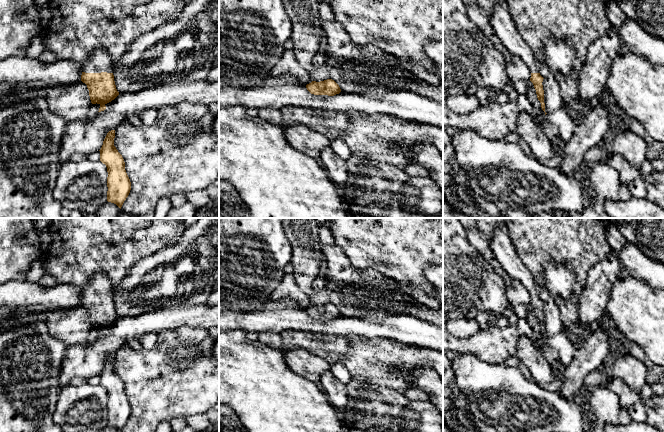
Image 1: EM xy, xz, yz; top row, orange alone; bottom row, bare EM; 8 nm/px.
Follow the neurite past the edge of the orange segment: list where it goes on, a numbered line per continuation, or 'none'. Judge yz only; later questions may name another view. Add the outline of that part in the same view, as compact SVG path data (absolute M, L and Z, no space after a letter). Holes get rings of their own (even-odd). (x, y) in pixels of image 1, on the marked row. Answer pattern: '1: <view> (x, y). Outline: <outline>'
1: yz (501, 21). Outline: M500 1L495 5L489 22L494 34L510 55L520 57L529 67L531 73L539 73L533 50L517 30L506 1Z

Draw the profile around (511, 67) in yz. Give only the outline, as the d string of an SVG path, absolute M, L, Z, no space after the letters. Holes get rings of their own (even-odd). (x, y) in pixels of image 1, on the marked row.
M511 55L506 63L506 73L511 80L530 80L531 71L526 63L518 56Z

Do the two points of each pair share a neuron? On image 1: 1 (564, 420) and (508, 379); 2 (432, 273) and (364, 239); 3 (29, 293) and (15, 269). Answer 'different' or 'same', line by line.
1: same
2: different
3: different

